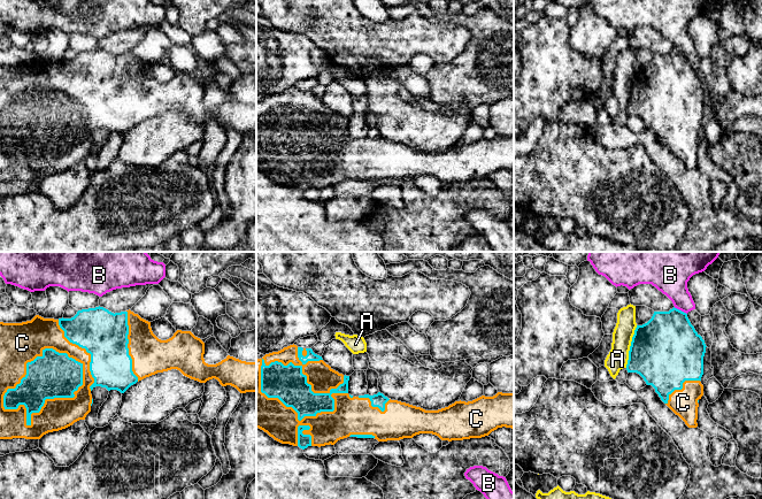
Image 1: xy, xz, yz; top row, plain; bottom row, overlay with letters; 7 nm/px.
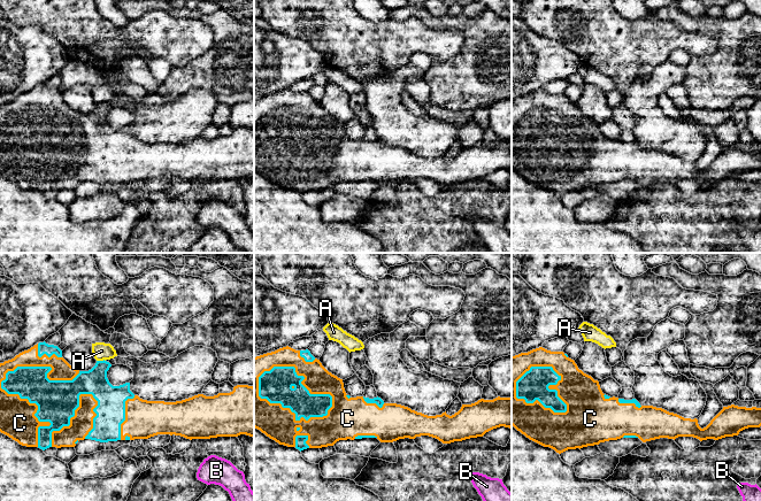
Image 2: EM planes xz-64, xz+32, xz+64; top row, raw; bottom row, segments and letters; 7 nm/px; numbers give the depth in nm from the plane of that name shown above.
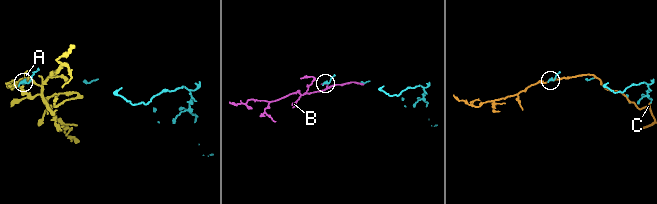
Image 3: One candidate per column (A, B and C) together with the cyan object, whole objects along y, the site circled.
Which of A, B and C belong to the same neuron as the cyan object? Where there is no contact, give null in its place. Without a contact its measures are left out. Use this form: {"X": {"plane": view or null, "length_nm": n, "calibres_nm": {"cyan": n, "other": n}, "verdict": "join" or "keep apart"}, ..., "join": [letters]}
{"A": {"plane": "yz", "length_nm": 300, "calibres_nm": {"cyan": 480, "other": 140}, "verdict": "keep apart"}, "B": {"plane": "yz", "length_nm": 110, "calibres_nm": {"cyan": 420, "other": 240}, "verdict": "keep apart"}, "C": {"plane": "xz", "length_nm": 700, "calibres_nm": {"cyan": 260, "other": 190}, "verdict": "join"}, "join": ["C"]}

